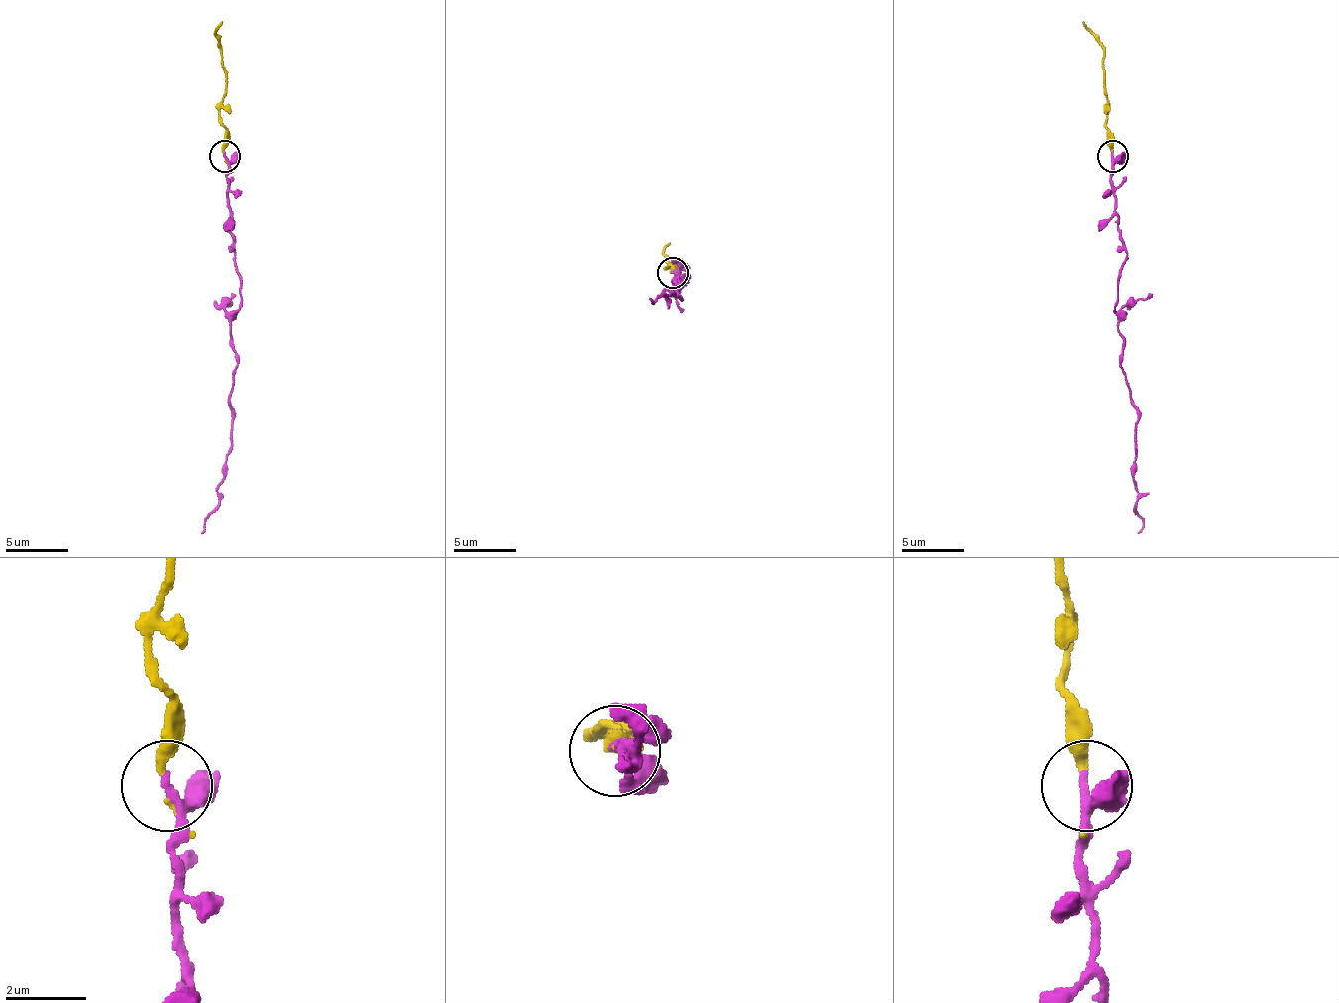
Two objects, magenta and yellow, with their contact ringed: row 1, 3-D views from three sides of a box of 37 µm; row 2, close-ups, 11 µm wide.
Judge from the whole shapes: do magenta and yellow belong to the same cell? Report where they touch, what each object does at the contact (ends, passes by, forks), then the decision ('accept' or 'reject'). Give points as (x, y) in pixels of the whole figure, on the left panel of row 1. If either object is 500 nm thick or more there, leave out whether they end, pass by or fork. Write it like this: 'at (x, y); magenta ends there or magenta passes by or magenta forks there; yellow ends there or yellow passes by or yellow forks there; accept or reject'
at (225, 156); magenta passes by; yellow passes by; accept

